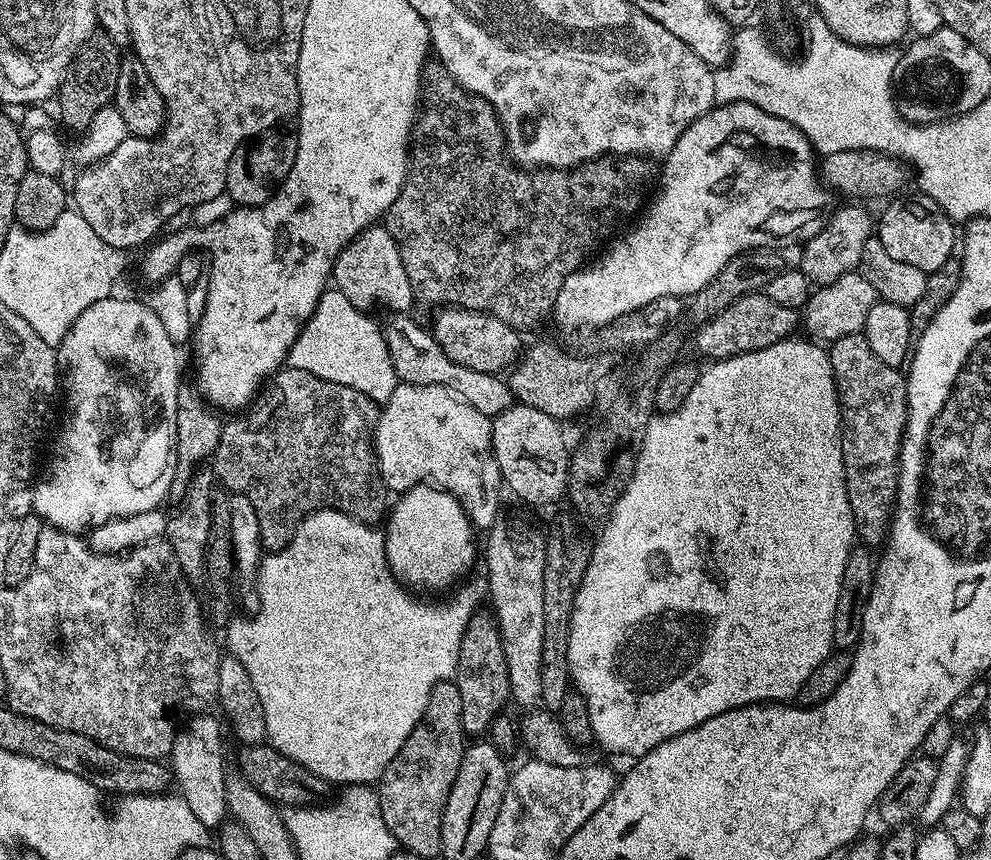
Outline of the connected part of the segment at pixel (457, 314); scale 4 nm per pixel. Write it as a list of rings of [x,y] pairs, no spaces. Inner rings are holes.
[[[444,306],[439,309],[436,321],[430,324],[430,331],[435,336],[442,354],[458,366],[470,366],[470,370],[504,374],[519,361],[521,333],[511,328],[506,322],[494,318],[490,312],[471,312],[468,308]]]

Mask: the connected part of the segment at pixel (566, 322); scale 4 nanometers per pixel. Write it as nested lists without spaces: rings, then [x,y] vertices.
[[[739,100],[733,104],[716,104],[709,112],[699,116],[685,130],[682,138],[678,138],[678,142],[668,151],[668,155],[663,157],[662,164],[664,164],[664,169],[661,172],[659,169],[658,172],[660,189],[657,190],[656,197],[654,197],[655,192],[651,197],[651,200],[653,199],[652,205],[650,205],[650,200],[647,207],[635,217],[634,223],[636,225],[633,228],[625,227],[611,241],[613,244],[600,257],[597,255],[595,259],[585,263],[574,274],[570,274],[570,278],[566,278],[566,282],[562,282],[562,290],[558,290],[558,298],[554,309],[554,317],[556,316],[557,322],[562,327],[599,328],[599,330],[604,330],[616,319],[622,318],[650,302],[654,302],[658,298],[666,298],[667,296],[691,298],[695,292],[702,290],[702,286],[706,286],[706,282],[710,282],[710,278],[714,278],[714,274],[718,274],[718,270],[722,270],[722,266],[726,266],[726,262],[730,262],[732,256],[749,252],[752,248],[779,249],[781,247],[780,240],[784,244],[797,243],[796,245],[799,245],[801,242],[810,239],[820,229],[820,225],[829,211],[828,196],[830,197],[830,192],[822,183],[813,146],[802,134],[802,130],[798,130],[790,122],[786,122],[774,114],[766,114],[766,110],[758,110],[758,106],[754,106],[745,100]]]

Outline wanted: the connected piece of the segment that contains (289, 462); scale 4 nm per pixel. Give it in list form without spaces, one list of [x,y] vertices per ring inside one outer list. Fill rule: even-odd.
[[[284,366],[272,373],[246,410],[233,415],[229,419],[232,421],[223,425],[217,450],[210,459],[210,468],[215,479],[229,488],[229,493],[245,495],[253,504],[265,549],[284,548],[292,541],[296,527],[309,514],[323,508],[356,512],[356,516],[364,516],[367,524],[376,526],[386,516],[384,494],[387,488],[368,488],[368,474],[362,472],[362,464],[350,462],[350,420],[368,420],[358,426],[366,428],[377,424],[380,413],[377,401],[350,386],[306,374],[306,370]]]

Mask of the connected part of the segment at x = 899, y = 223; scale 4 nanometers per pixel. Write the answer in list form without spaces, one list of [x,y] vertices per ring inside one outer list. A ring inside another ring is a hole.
[[[923,194],[915,195],[909,200],[892,198],[885,203],[889,204],[878,216],[878,239],[897,262],[907,262],[909,266],[930,273],[953,259],[955,252],[952,251],[958,248],[958,228],[932,199]]]

